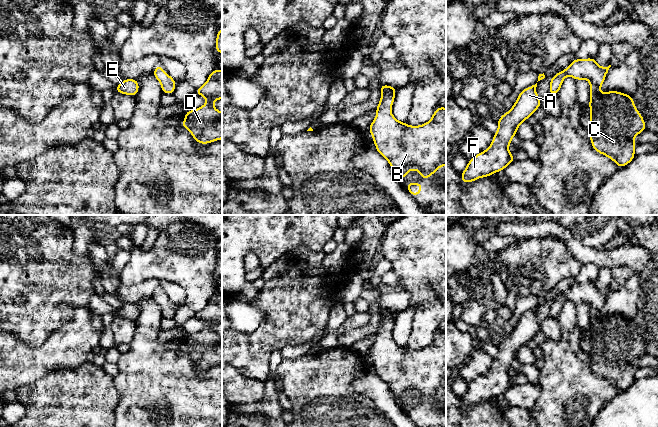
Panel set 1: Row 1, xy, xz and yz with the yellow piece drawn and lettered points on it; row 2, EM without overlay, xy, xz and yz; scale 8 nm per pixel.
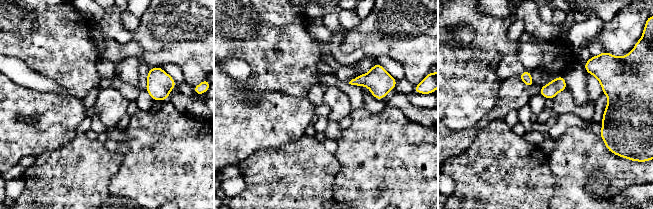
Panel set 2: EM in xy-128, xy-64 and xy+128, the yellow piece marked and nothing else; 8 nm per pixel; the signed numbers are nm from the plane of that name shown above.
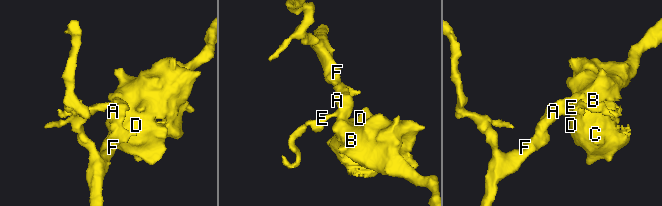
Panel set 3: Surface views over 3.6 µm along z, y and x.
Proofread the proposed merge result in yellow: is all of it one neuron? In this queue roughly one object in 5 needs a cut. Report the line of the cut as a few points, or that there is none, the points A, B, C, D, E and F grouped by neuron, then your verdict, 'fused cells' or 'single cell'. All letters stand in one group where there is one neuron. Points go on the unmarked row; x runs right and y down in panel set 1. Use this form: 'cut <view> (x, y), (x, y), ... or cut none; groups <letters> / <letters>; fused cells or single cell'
cut none; groups A B C D E F; single cell

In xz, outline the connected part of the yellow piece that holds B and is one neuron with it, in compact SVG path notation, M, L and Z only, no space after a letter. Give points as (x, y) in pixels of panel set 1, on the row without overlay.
M380 308L381 323L376 333L376 342L370 348L370 355L376 374L390 388L396 402L406 402L409 394L417 394L426 405L440 390L446 390L446 332L441 329L435 334L429 346L410 350L399 346L392 337L395 317L398 311Z

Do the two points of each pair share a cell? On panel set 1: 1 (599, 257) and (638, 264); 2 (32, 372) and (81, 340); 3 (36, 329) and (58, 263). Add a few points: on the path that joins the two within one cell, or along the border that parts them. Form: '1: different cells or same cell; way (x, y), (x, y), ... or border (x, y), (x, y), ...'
1: same cell; way (609, 258), (628, 258)
2: same cell; way (44, 360), (69, 345)
3: same cell; way (36, 313), (36, 285), (42, 279)

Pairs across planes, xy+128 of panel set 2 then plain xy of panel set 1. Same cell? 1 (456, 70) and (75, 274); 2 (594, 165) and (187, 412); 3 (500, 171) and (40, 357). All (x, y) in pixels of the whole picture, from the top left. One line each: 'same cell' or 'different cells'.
1: same cell
2: same cell
3: different cells

